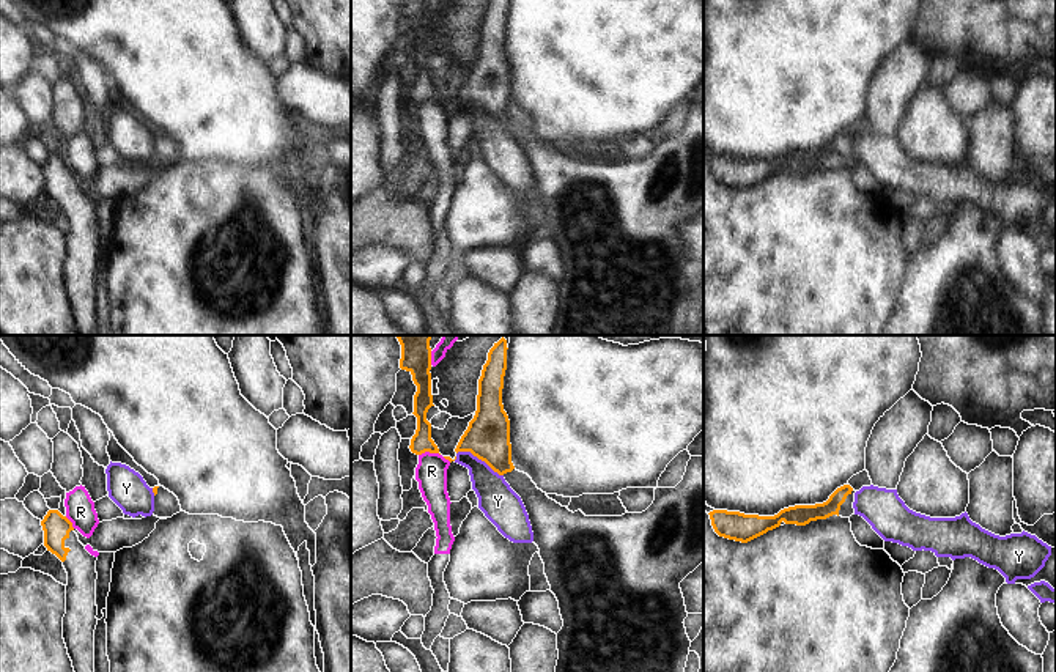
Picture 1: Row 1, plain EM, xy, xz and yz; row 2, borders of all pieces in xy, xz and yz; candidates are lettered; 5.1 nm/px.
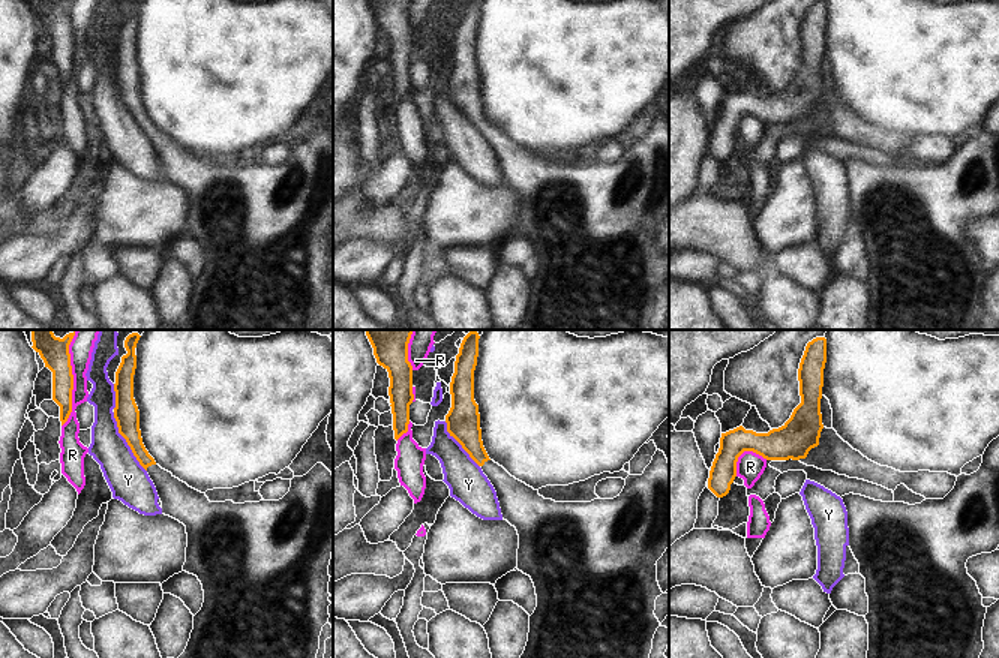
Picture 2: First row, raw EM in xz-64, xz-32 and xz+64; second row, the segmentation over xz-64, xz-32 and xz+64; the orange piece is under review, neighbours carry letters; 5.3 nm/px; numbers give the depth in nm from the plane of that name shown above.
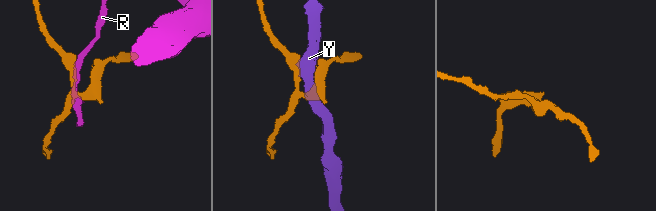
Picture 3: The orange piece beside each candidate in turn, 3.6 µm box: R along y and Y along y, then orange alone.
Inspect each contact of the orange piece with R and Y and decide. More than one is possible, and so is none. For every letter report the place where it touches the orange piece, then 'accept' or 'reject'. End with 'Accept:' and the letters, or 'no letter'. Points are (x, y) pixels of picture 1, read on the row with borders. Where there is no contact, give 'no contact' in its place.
R: meets orange in xz at (428, 450); reject
Y: meets orange in xz at (480, 458); reject
Accept: no letter

